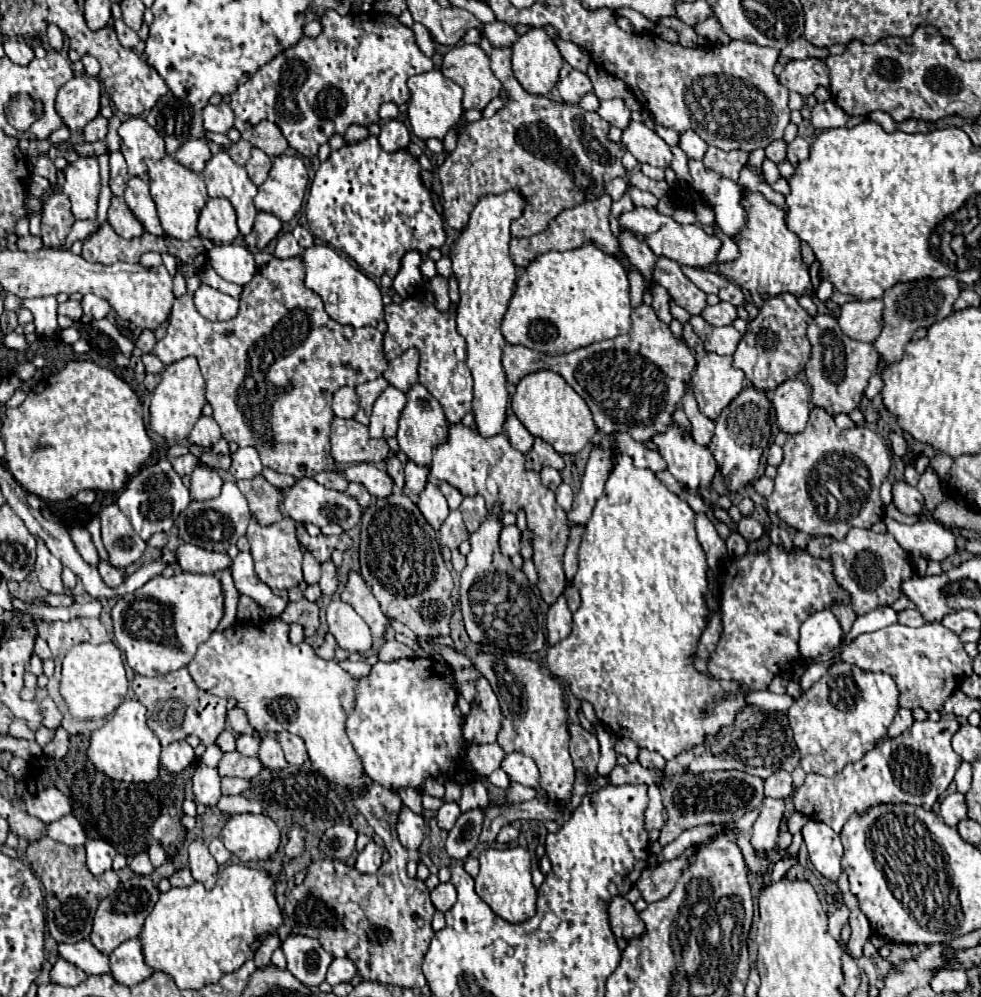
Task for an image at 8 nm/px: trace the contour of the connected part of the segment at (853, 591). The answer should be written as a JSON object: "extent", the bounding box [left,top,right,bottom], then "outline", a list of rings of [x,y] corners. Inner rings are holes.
{"extent":[807,527,913,615],"outline":[[[853,527],[841,541],[827,535],[813,537],[807,545],[807,551],[813,557],[833,559],[835,579],[851,595],[851,605],[857,615],[869,613],[871,609],[881,605],[893,605],[893,601],[901,597],[901,581],[913,575],[909,553],[895,541],[895,537],[891,537],[891,533],[873,533],[871,529]]]}

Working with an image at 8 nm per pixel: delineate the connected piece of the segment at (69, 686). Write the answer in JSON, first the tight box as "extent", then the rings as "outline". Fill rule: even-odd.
{"extent":[61,641,129,736],"outline":[[[109,641],[99,645],[93,645],[93,643],[75,645],[63,659],[61,697],[65,699],[67,715],[64,715],[61,726],[72,736],[90,736],[94,730],[104,725],[95,724],[95,721],[112,715],[113,711],[119,707],[119,703],[125,699],[127,689],[129,689],[129,681],[125,675],[121,651],[115,643]]]}

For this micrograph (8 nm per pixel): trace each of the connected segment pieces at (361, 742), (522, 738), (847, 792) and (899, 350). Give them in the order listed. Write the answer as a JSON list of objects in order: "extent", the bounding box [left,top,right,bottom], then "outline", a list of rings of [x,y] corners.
[{"extent":[345,657,471,791],"outline":[[[413,657],[389,663],[377,661],[367,677],[357,679],[355,707],[345,721],[345,729],[369,779],[391,791],[399,791],[403,787],[423,791],[429,777],[453,777],[459,775],[459,771],[467,771],[465,753],[471,743],[463,741],[463,721],[465,715],[457,705],[453,671],[447,663],[435,661],[433,657]]]},{"extent":[475,653,575,801],"outline":[[[479,653],[475,665],[491,683],[503,709],[497,743],[503,747],[505,753],[517,751],[529,755],[541,771],[541,787],[547,791],[547,795],[551,799],[569,801],[575,781],[575,767],[569,755],[569,715],[563,701],[561,685],[549,673],[545,673],[537,661],[517,655],[499,657],[493,653]]]},{"extent":[793,713,961,833],"outline":[[[941,713],[939,721],[913,721],[913,725],[909,729],[905,729],[901,735],[897,737],[885,737],[883,741],[879,741],[875,745],[875,749],[871,749],[871,753],[865,753],[859,761],[845,765],[835,777],[823,777],[823,775],[815,775],[809,773],[803,781],[803,785],[795,791],[793,803],[795,809],[803,815],[807,815],[809,819],[819,819],[823,823],[827,823],[835,833],[841,831],[843,823],[849,819],[851,813],[865,813],[871,805],[879,805],[879,803],[913,803],[913,805],[921,805],[925,809],[931,809],[933,803],[945,793],[945,789],[949,787],[949,783],[955,777],[957,767],[961,765],[961,757],[951,749],[951,737],[959,731],[959,723],[957,717],[953,713]]]},{"extent":[875,277,961,365],"outline":[[[953,277],[943,279],[917,279],[911,283],[897,283],[895,287],[887,289],[883,295],[885,309],[883,309],[883,331],[875,339],[875,349],[883,355],[885,365],[895,363],[903,355],[903,347],[911,341],[911,335],[919,327],[931,327],[933,323],[945,319],[953,313],[953,305],[961,293],[959,281]]]}]

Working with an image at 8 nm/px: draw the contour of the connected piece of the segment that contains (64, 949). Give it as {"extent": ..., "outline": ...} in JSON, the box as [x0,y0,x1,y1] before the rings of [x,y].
{"extent":[59,941,109,975],"outline":[[[89,941],[79,943],[61,943],[59,955],[69,963],[83,969],[87,975],[103,975],[109,973],[109,957],[99,953]]]}

